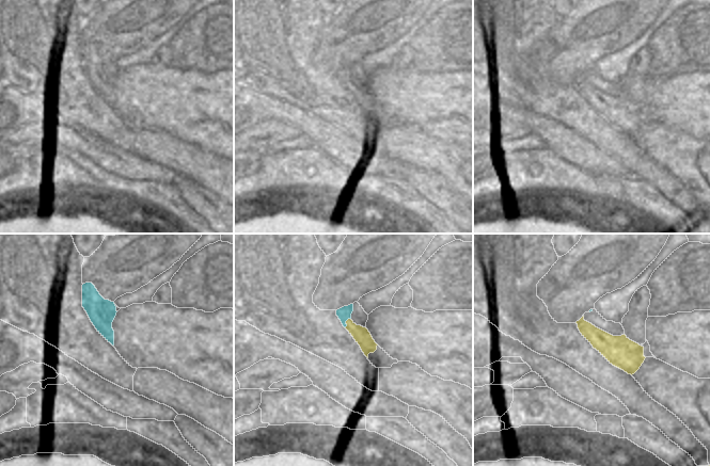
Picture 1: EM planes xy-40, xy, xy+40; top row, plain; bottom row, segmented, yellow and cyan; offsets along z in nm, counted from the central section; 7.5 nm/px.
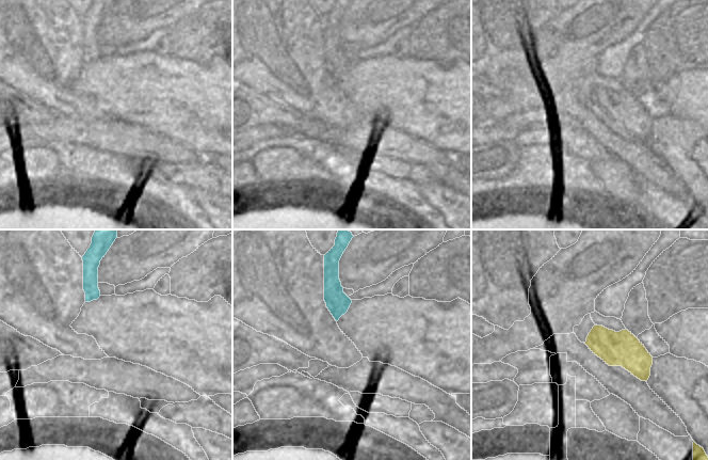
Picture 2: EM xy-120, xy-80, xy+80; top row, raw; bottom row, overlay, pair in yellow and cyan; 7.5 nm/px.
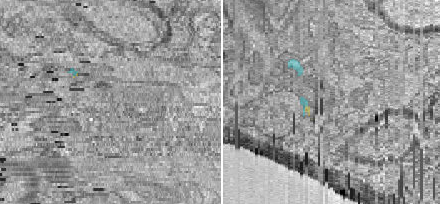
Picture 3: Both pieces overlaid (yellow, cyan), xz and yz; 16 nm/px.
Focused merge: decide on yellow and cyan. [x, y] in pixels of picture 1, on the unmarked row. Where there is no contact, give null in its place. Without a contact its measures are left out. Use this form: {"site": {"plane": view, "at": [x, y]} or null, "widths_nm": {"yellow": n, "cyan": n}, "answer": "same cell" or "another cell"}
{"site": {"plane": "xy", "at": [346, 83]}, "widths_nm": {"yellow": 120, "cyan": 100}, "answer": "same cell"}

